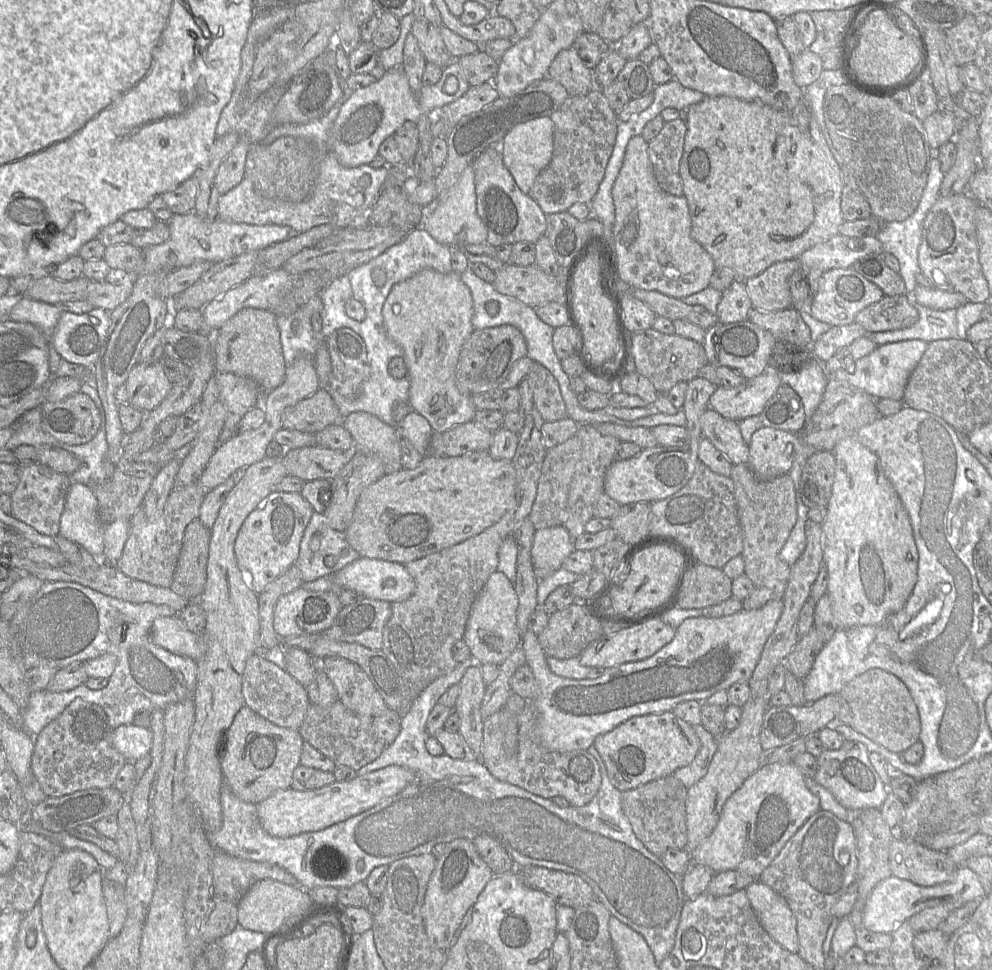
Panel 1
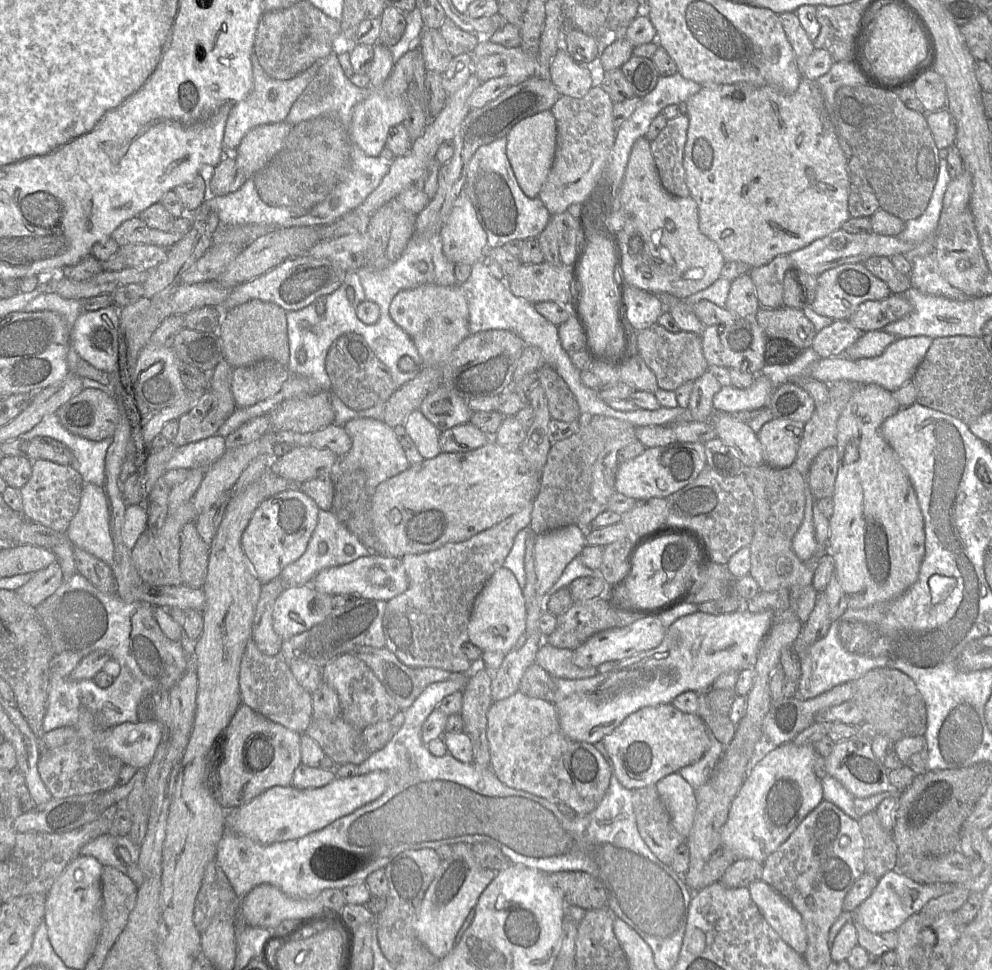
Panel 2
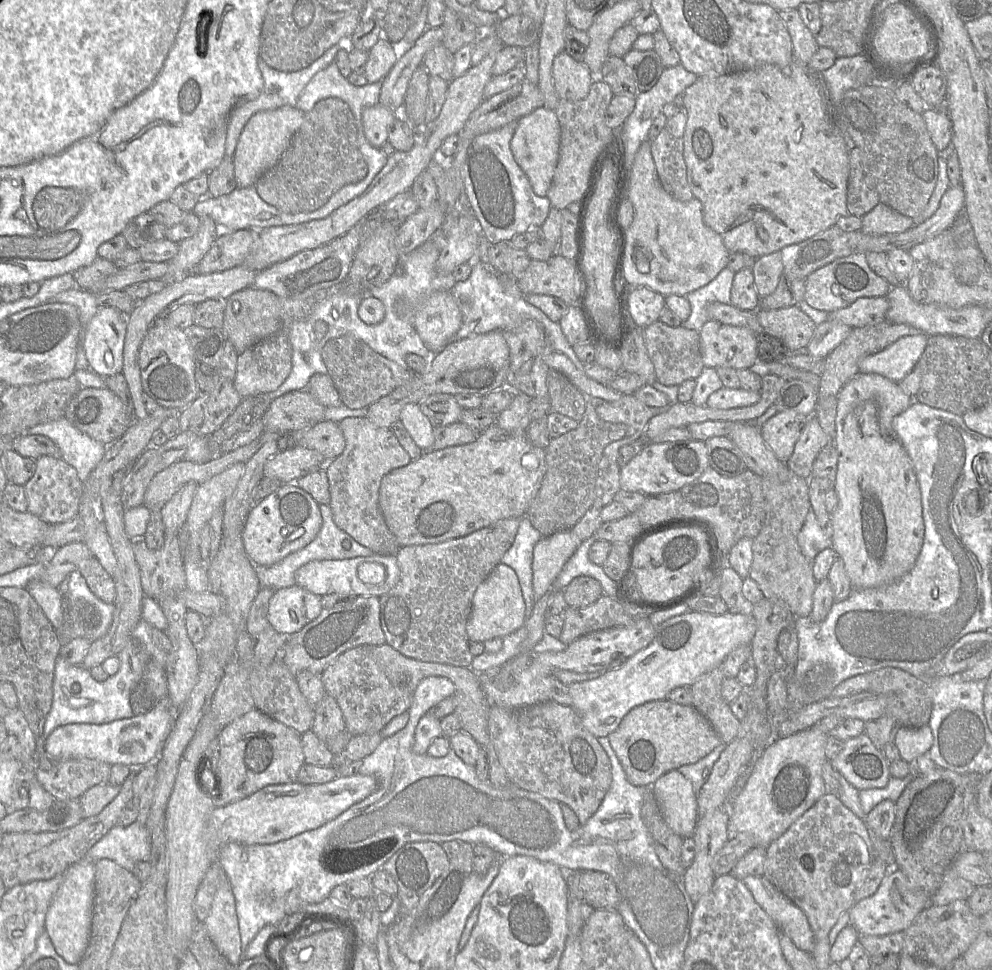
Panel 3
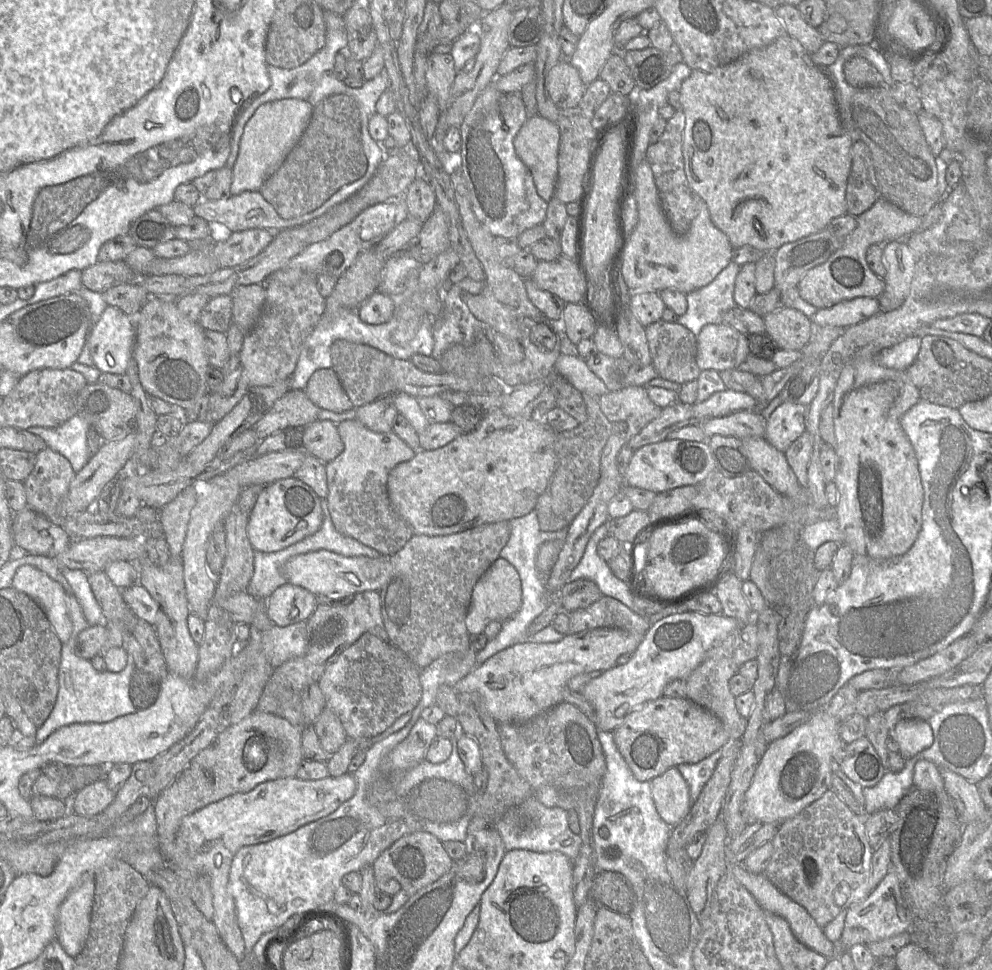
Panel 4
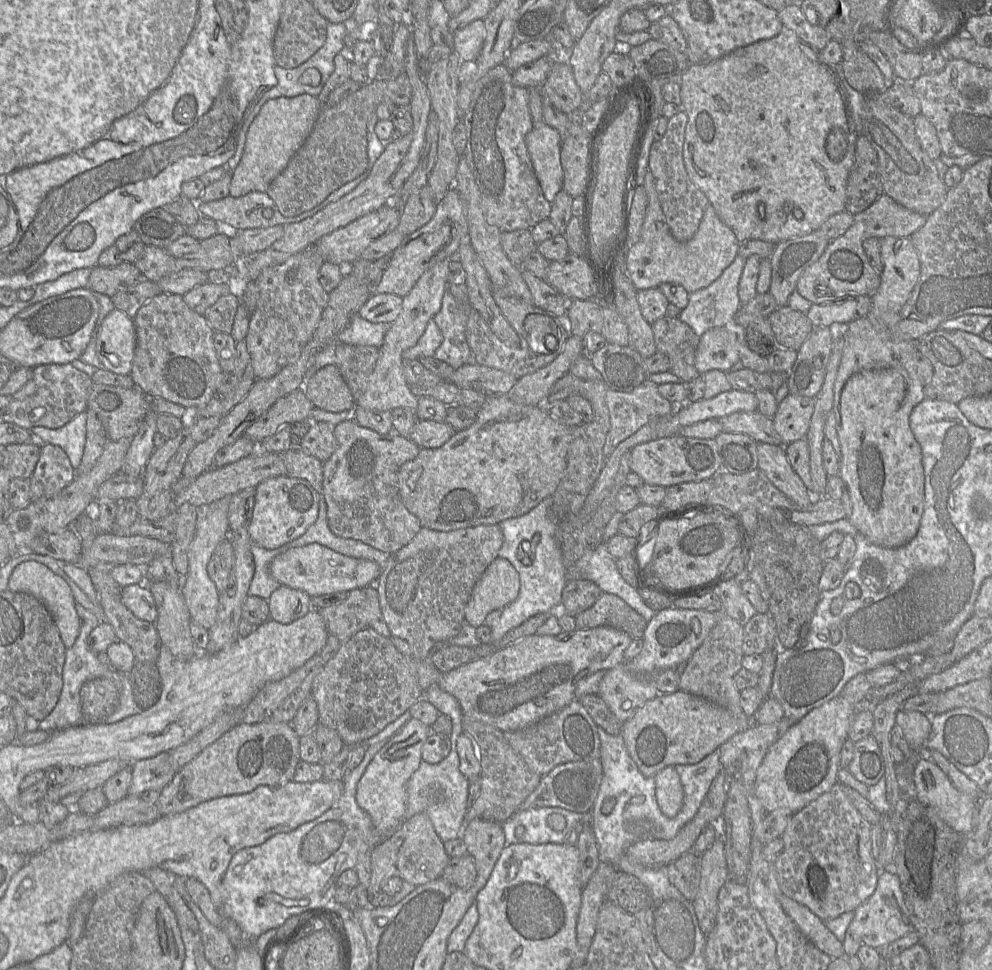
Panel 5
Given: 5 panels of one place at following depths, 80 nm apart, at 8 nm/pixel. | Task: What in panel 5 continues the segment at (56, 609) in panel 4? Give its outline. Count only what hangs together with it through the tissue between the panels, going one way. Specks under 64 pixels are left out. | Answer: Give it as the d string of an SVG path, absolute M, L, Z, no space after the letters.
M27 561L13 570L8 588L14 592L31 594L39 599L51 613L66 649L73 646L80 632L80 619L76 611L76 601L72 590L63 578L42 563Z

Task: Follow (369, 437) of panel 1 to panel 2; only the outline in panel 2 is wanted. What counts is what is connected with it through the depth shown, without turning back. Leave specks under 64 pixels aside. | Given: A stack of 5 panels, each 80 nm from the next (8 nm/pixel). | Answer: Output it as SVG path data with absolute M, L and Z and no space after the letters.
M354 418L347 421L343 427L352 440L352 447L345 456L339 459L333 478L336 478L337 475L361 469L366 474L366 493L371 497L381 482L410 467L394 428L383 421L372 418Z

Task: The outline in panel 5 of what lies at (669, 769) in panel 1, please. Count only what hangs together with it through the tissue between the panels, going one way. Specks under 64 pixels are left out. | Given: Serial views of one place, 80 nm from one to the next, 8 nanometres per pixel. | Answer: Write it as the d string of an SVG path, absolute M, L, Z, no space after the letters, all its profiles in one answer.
M679 689L645 702L623 723L620 736L639 771L654 777L669 765L699 762L736 733L737 722L726 708Z

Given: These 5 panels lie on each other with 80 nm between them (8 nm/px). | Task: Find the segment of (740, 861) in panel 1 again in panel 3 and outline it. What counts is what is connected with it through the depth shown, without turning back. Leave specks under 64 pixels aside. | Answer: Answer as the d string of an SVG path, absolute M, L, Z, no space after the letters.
M813 727L784 738L776 738L753 764L750 776L744 787L729 801L730 837L749 832L754 836L755 847L768 847L779 838L802 814L812 807L828 790L822 778L822 767L826 762L825 746L830 734Z

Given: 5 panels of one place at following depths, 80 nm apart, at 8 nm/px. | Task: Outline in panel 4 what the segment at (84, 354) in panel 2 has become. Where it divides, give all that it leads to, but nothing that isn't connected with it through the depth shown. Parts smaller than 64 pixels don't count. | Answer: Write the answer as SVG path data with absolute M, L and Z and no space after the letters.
M107 306L91 331L89 349L101 372L125 374L135 343L135 324L119 308Z

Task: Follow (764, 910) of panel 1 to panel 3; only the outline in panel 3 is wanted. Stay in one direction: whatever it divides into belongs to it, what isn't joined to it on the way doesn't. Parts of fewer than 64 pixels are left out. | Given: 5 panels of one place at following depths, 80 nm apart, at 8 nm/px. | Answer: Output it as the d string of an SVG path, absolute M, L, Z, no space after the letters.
M747 876L744 884L753 894L755 901L771 917L779 931L786 934L801 950L811 952L815 946L815 938L805 913L784 893L775 887L764 876Z

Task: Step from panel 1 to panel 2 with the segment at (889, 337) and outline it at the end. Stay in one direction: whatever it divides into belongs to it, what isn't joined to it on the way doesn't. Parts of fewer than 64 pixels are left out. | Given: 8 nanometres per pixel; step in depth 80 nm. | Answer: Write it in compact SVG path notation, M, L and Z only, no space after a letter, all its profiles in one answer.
M914 287L908 288L902 295L911 305L910 313L900 320L887 324L881 330L898 339L913 336L927 336L931 339L958 335L974 336L973 299L950 300L942 296L923 294Z

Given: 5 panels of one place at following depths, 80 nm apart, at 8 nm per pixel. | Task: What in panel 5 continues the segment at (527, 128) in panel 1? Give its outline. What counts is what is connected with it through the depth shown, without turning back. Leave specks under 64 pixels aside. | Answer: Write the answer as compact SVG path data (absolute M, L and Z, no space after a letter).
M543 121L534 123L525 142L542 193L552 203L557 193L563 189L561 135Z

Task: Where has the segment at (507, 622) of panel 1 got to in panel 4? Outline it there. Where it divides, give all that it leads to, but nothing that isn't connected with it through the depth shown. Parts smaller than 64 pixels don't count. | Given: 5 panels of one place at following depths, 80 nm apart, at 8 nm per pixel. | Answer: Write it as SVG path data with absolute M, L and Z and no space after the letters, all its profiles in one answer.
M500 556L492 563L475 584L465 623L470 636L483 633L492 621L504 622L513 617L522 604L522 588L515 567Z

